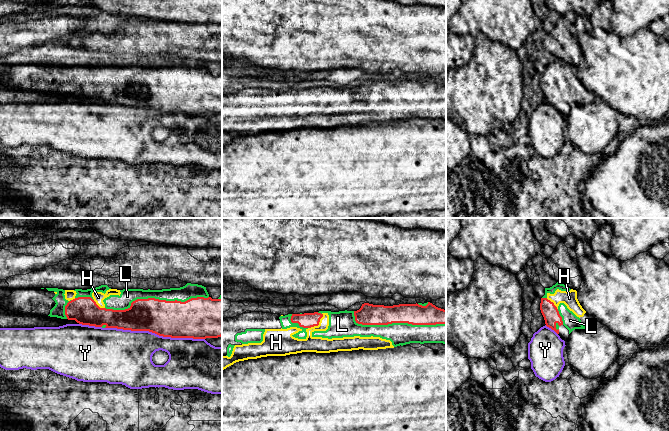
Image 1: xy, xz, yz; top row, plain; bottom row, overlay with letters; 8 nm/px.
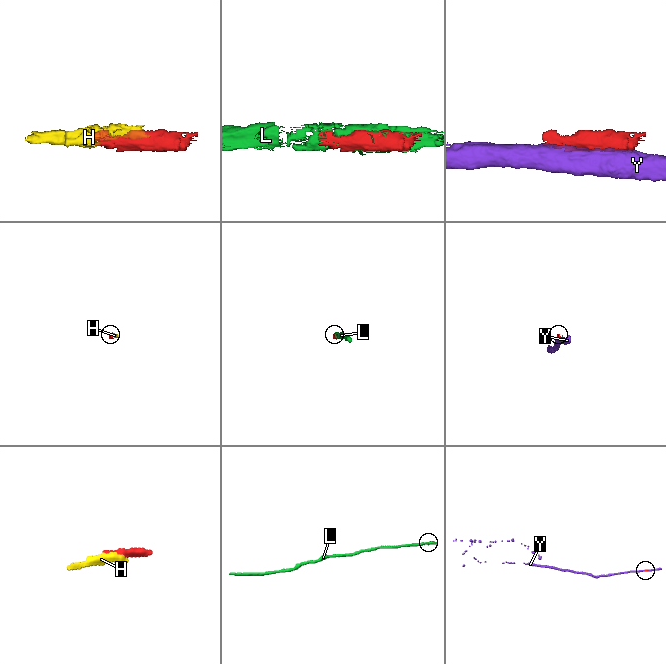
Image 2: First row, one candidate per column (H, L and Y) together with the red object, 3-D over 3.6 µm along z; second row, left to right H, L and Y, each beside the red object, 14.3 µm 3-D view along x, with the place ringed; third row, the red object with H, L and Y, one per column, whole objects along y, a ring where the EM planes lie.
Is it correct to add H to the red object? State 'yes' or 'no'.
yes

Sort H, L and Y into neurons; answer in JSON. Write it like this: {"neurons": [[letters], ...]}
{"neurons": [["H", "L"], ["Y"]]}

